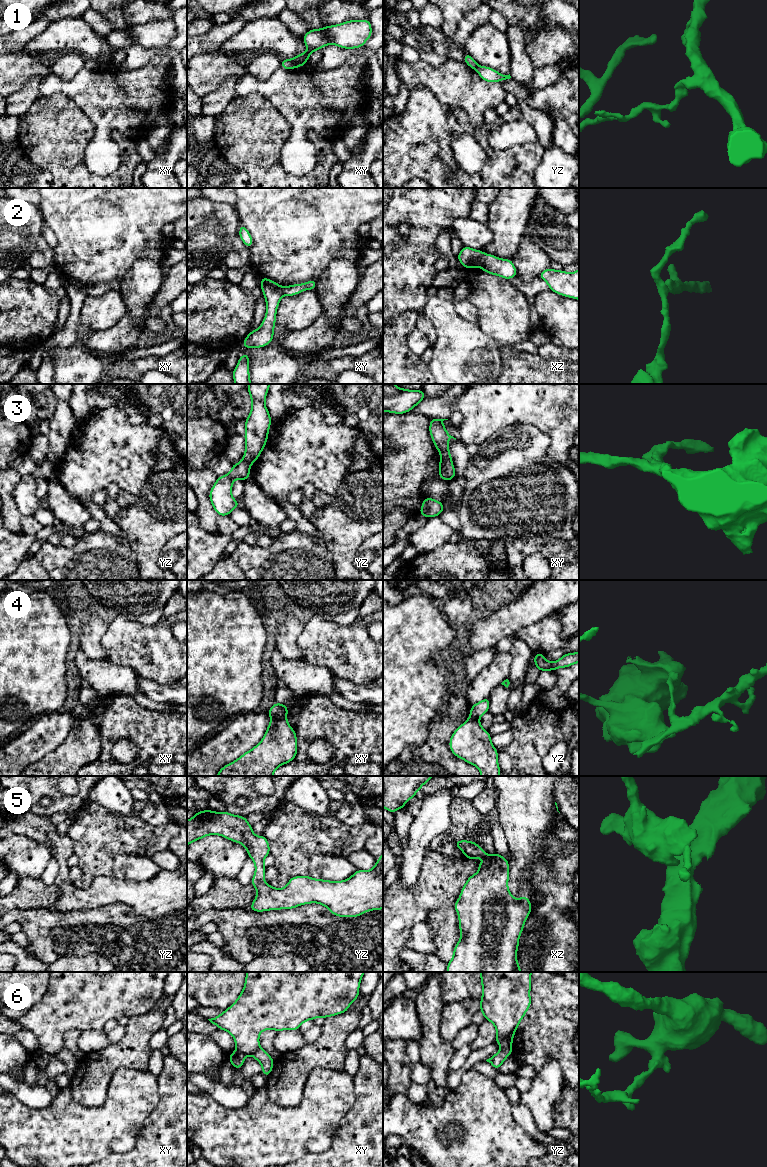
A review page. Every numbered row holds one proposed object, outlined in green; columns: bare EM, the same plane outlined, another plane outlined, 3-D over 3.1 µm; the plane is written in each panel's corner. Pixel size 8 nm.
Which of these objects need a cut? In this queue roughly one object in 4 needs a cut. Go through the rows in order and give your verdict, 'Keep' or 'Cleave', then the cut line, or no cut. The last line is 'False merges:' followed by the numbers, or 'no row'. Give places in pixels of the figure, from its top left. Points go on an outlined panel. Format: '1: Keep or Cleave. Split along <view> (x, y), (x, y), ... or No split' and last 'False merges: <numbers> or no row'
1: Cleave. Split along yz (478, 66), (474, 69)
2: Cleave. Split along xz (483, 253), (477, 265)
3: Cleave. Split along xy (441, 457), (451, 461)
4: Cleave. Split along xy (285, 717), (273, 717), (271, 719)
5: Keep. No split
6: Cleave. Split along xy (235, 1051), (246, 1055)
False merges: 1, 2, 3, 4, 6

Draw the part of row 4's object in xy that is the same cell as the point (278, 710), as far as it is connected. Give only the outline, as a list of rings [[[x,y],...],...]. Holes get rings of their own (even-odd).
[[[274,702],[272,707],[268,710],[268,715],[271,719],[286,718],[288,715],[288,706],[286,704]]]

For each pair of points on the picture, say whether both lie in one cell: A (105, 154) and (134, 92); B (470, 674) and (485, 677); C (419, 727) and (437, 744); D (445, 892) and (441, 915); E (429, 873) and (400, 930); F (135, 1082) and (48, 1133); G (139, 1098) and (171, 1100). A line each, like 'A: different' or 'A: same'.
A: same
B: different
C: different
D: different
E: same
F: same
G: different

